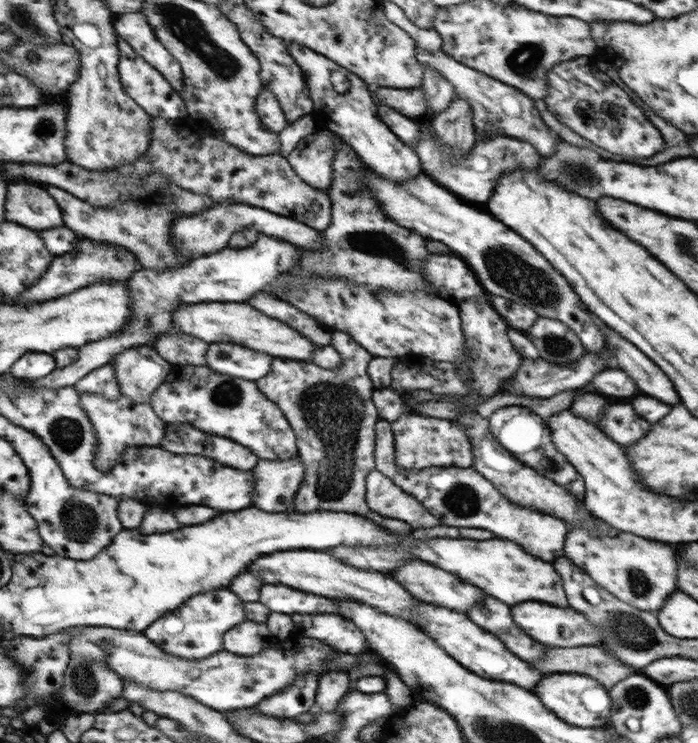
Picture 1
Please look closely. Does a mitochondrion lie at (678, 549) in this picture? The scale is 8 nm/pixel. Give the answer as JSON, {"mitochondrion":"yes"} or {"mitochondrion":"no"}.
{"mitochondrion":"no"}

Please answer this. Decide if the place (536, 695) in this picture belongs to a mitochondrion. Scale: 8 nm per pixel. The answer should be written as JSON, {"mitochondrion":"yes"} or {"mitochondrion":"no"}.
{"mitochondrion":"no"}

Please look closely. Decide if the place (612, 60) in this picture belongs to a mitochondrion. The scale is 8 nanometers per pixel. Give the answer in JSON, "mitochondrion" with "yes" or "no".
{"mitochondrion":"no"}

